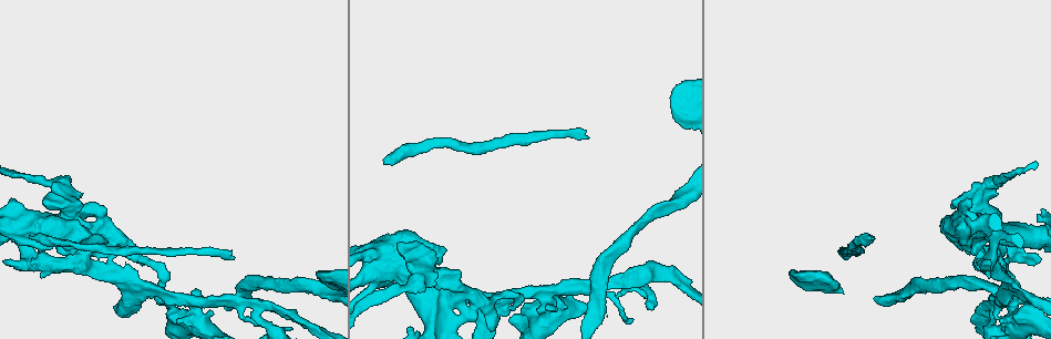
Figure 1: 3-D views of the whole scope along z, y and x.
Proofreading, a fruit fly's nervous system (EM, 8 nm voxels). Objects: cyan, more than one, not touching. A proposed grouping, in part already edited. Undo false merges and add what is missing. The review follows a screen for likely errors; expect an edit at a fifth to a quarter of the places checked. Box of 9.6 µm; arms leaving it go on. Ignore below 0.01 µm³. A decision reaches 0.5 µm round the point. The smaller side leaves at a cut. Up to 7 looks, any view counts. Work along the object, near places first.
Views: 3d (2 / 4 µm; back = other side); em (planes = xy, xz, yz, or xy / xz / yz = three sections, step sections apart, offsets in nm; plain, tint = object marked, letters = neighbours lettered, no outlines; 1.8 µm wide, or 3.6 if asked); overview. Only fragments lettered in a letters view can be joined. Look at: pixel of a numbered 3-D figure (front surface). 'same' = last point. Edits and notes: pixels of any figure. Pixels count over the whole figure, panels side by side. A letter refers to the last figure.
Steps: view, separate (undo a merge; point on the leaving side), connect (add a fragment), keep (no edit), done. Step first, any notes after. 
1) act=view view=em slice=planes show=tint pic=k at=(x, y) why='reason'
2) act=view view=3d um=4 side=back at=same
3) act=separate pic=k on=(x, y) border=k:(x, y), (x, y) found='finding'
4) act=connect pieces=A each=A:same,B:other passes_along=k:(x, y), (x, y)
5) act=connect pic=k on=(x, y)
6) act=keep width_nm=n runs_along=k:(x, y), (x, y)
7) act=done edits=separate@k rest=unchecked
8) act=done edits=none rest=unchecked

act=view view=em slice=planes show=plain pic=1 at=(241, 301) why='two arms at a narrow angle'

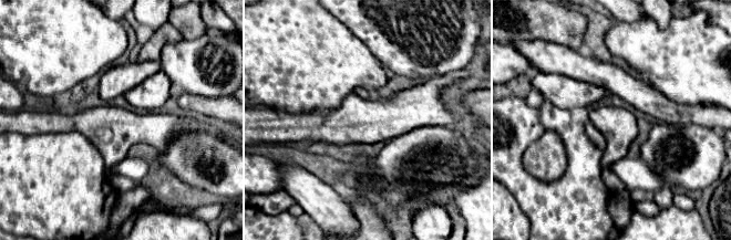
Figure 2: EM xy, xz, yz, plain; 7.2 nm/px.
act=view view=em slice=planes show=letters at=same

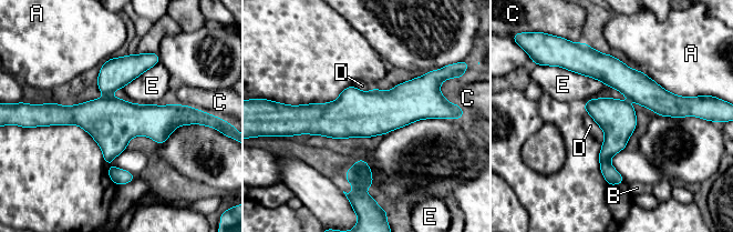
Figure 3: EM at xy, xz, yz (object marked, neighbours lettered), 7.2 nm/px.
act=separate pic=3 on=(112, 122) each=A:other,B:other,C:other,D:other,E:other part_leaving=3:(52, 110), (102, 119), (185, 121) found='two neurons meet here'

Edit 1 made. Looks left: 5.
act=view view=overview

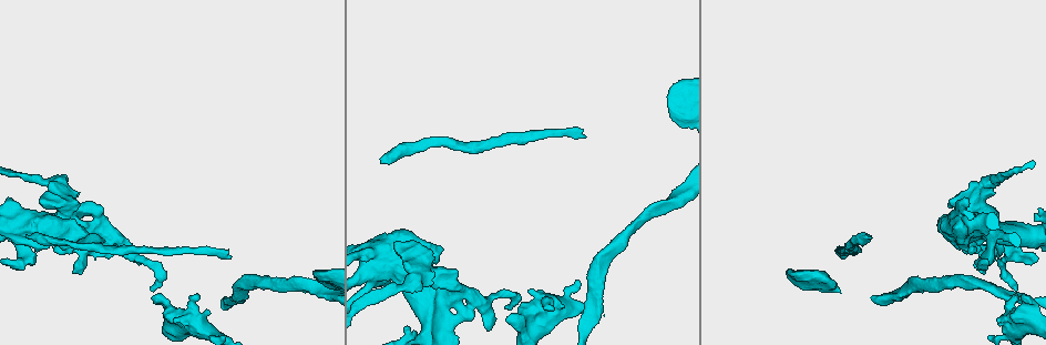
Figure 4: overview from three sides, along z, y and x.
act=view view=3d um=2 pic=4 at=(1016, 289)

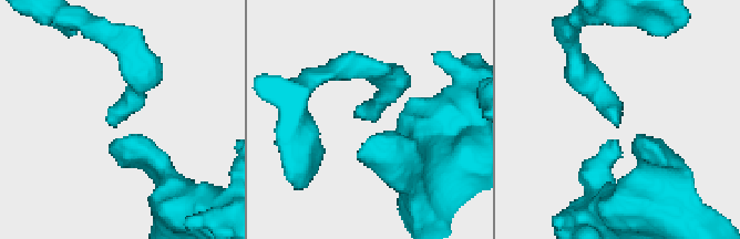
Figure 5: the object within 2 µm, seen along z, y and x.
act=view view=em um=3.6 slice=yz step=16 show=tint pic=5 at=(110, 125)

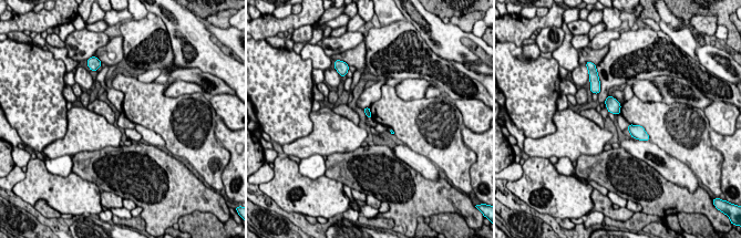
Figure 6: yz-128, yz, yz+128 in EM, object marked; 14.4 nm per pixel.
act=view view=em um=3.6 slice=planes show=letters at=same why='cut it another way'

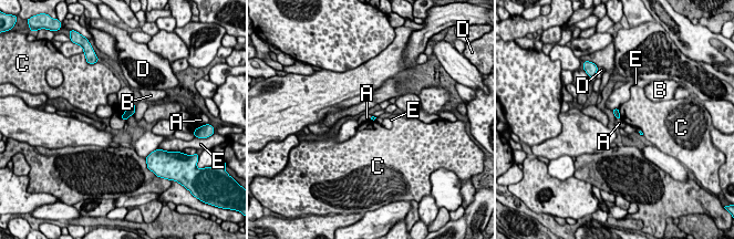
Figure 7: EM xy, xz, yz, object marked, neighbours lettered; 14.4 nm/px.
act=keep each=A:other,B:other,C:other,D:other,E:other border=7:(120, 115), (125, 121) found='no lettered fragment goes on from it'

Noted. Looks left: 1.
act=view view=em slice=planes show=letters pic=4 at=(465, 293) why='thick turns thin'

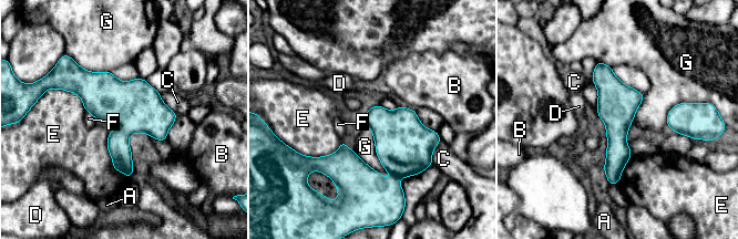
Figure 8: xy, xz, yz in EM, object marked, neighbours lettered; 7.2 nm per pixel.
act=keep width_nm=280 each=A:other,B:other,C:other,D:other,E:other,F:other,G:other border=8:(364, 125), (386, 169) found='all the same neuron'

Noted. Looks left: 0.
act=done edits=separate@3 rest=unchecked

